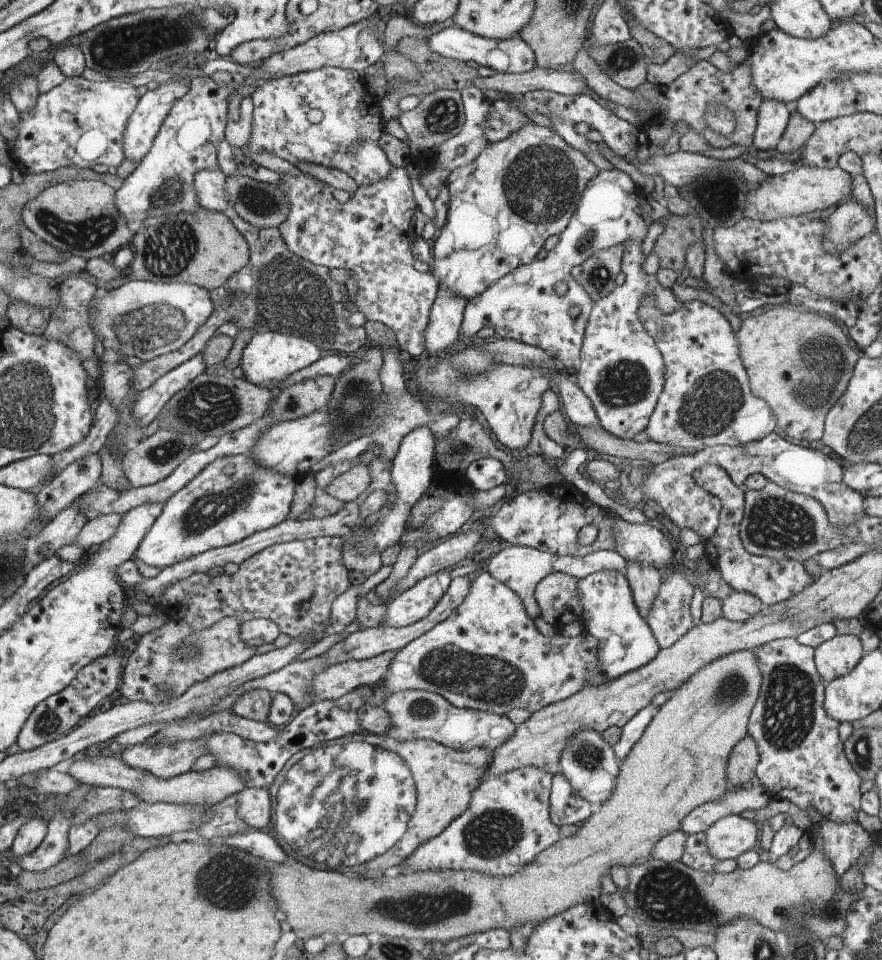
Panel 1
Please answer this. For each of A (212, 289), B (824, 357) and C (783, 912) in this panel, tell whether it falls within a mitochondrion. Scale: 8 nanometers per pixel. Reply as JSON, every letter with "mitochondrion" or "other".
{"A":"other","B":"mitochondrion","C":"mitochondrion"}

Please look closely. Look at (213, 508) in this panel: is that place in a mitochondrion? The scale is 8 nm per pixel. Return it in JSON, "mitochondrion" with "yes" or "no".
{"mitochondrion":"yes"}

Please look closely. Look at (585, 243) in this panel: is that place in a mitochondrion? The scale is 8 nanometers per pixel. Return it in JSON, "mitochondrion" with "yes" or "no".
{"mitochondrion":"yes"}

